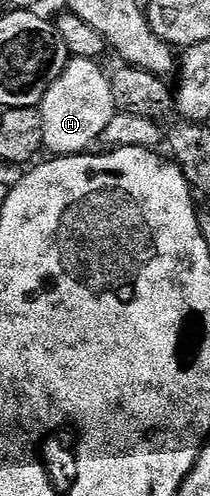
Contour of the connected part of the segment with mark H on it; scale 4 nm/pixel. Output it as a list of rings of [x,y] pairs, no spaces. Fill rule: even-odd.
[[[88,57],[73,58],[67,63],[60,79],[48,87],[40,106],[40,124],[43,146],[51,149],[51,154],[85,154],[91,148],[89,145],[101,138],[104,127],[112,123],[116,106],[110,77],[98,64],[97,60]]]

